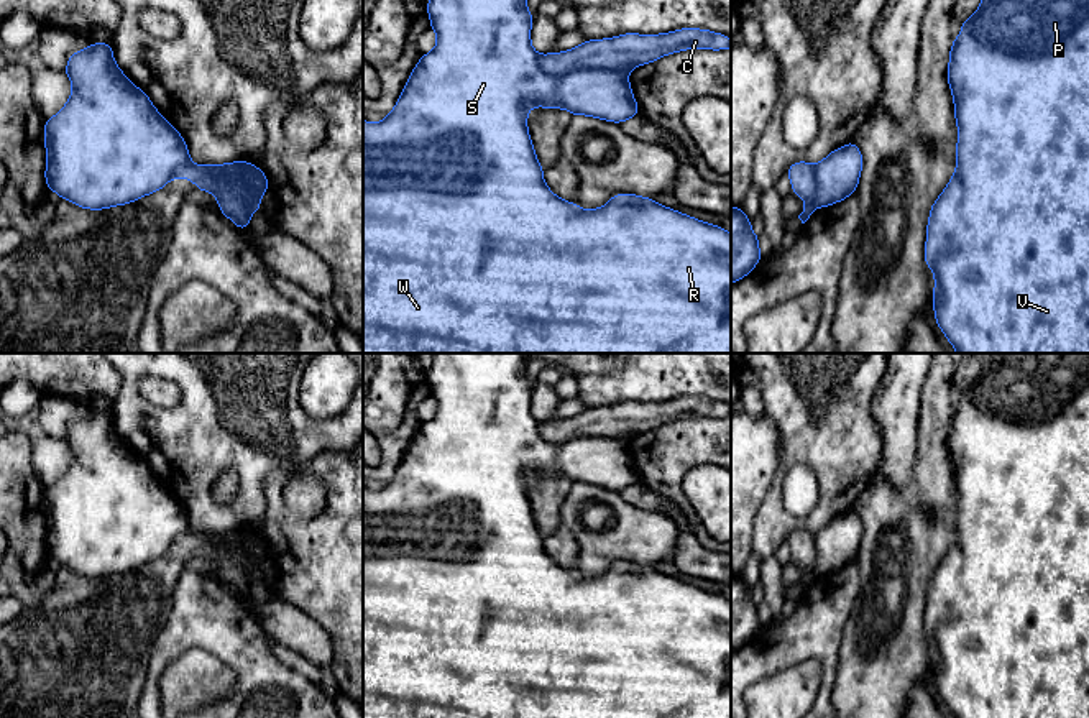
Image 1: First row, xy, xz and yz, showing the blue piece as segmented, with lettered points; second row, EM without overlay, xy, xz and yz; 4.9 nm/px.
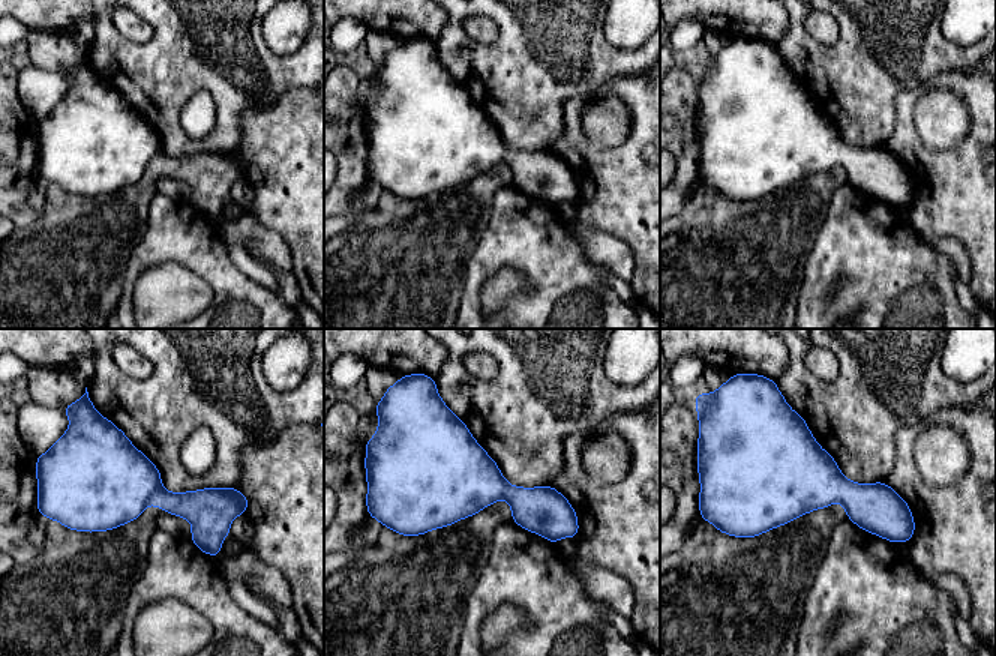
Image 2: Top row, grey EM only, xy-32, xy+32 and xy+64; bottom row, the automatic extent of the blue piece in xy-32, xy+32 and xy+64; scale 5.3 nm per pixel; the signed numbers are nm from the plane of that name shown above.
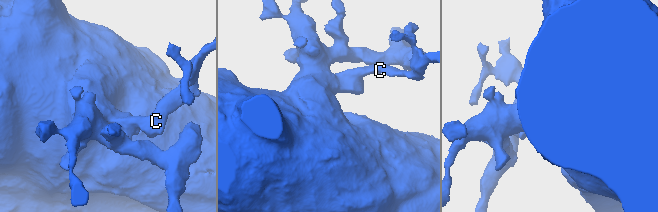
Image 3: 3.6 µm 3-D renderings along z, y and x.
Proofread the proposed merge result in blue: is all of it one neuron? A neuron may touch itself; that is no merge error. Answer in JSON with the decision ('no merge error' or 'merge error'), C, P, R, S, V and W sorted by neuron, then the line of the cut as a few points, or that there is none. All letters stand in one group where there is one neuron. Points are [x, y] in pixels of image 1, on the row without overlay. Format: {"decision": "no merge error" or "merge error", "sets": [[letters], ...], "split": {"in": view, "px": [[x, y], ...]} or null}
{"decision": "merge error", "sets": [["C"], ["P", "R", "S", "V", "W"]], "split": {"in": "xy", "px": [[204, 534], [214, 549], [237, 547], [252, 562], [253, 579]]}}

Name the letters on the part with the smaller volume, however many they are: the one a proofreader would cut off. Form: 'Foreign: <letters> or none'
Foreign: C

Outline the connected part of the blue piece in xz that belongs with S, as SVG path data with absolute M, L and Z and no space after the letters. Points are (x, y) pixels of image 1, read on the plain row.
M432 353L432 365L425 373L430 396L437 401L437 414L422 422L411 440L393 480L379 491L363 488L363 718L731 718L731 601L723 595L705 591L657 572L637 562L614 562L600 577L580 577L575 570L562 568L544 550L544 537L537 529L527 498L527 481L532 475L565 476L570 483L588 483L606 490L623 491L639 483L632 465L627 439L621 437L575 437L565 444L554 444L540 437L540 422L531 412L534 383L529 381L526 353Z

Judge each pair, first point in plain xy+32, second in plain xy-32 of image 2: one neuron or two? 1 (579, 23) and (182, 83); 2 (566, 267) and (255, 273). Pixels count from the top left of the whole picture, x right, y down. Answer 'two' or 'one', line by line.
1: one
2: two

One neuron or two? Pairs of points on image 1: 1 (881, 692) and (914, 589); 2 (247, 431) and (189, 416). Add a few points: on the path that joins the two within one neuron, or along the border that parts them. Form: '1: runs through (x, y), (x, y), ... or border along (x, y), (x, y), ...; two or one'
1: runs through (881, 666), (889, 615); one
2: runs through (232, 421), (204, 421); one

